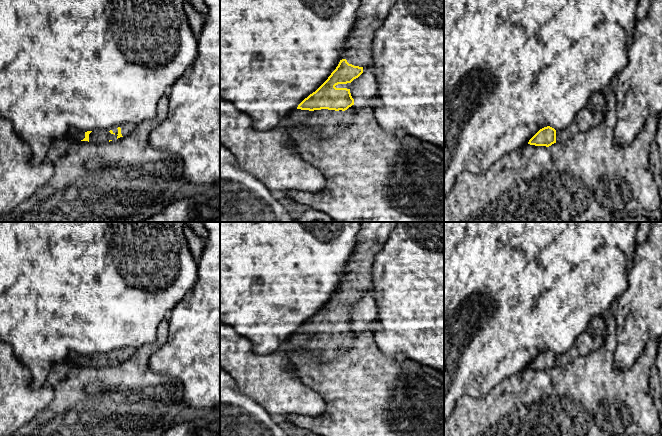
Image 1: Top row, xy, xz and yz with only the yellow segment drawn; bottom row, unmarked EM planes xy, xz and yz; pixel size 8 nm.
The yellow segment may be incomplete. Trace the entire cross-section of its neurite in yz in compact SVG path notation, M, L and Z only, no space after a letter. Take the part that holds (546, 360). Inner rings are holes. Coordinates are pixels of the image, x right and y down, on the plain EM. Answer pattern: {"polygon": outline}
{"polygon": "M604 315L594 316L588 328L578 337L573 351L556 355L547 350L540 353L528 366L530 369L549 371L554 367L563 367L572 361L575 355L587 355L598 350L607 337L607 325Z"}

